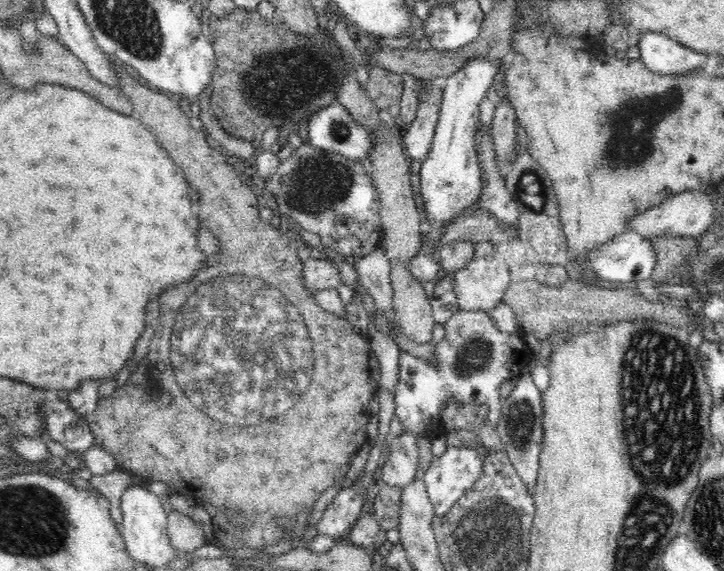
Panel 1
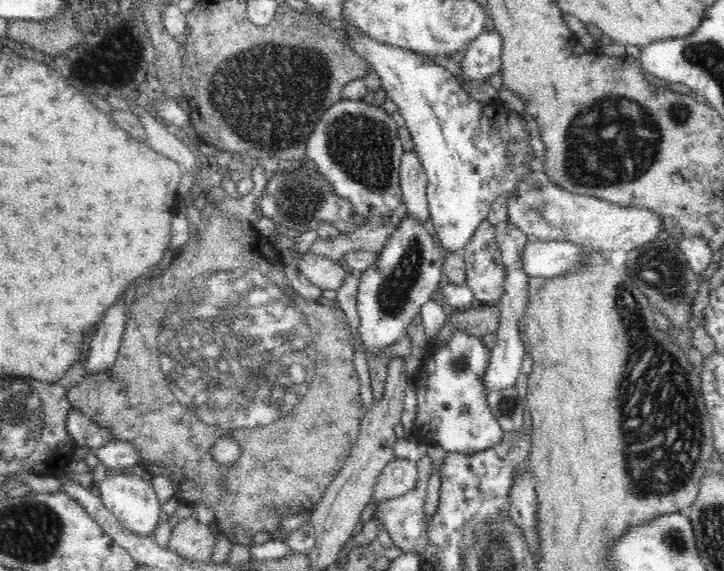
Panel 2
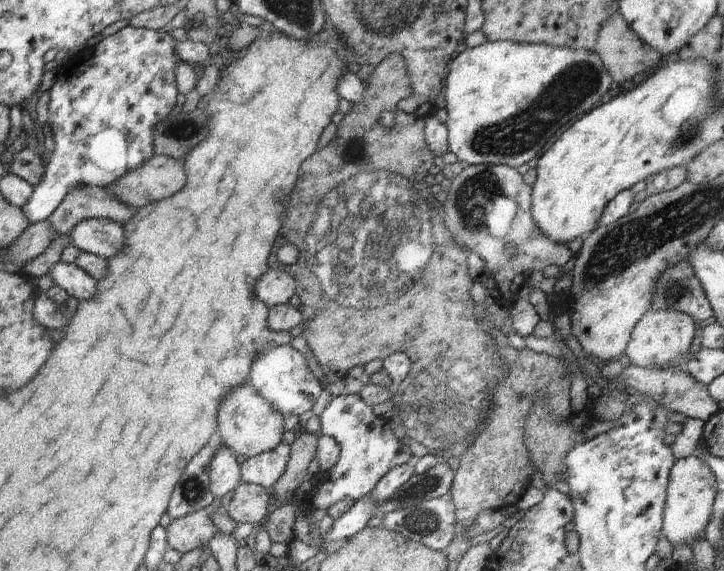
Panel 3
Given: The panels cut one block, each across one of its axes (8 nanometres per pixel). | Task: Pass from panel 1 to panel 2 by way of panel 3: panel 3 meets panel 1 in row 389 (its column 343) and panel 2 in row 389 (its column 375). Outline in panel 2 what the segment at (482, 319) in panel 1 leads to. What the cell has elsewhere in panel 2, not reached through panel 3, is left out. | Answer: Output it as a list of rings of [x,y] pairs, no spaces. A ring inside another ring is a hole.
[[[456,331],[431,358],[426,358],[414,376],[410,377],[417,398],[417,413],[411,435],[420,443],[439,444],[447,453],[460,452],[475,454],[486,451],[502,442],[504,431],[498,424],[494,413],[488,406],[489,394],[484,385],[484,374],[490,364],[491,349],[486,347],[481,337],[472,336],[466,332]]]

